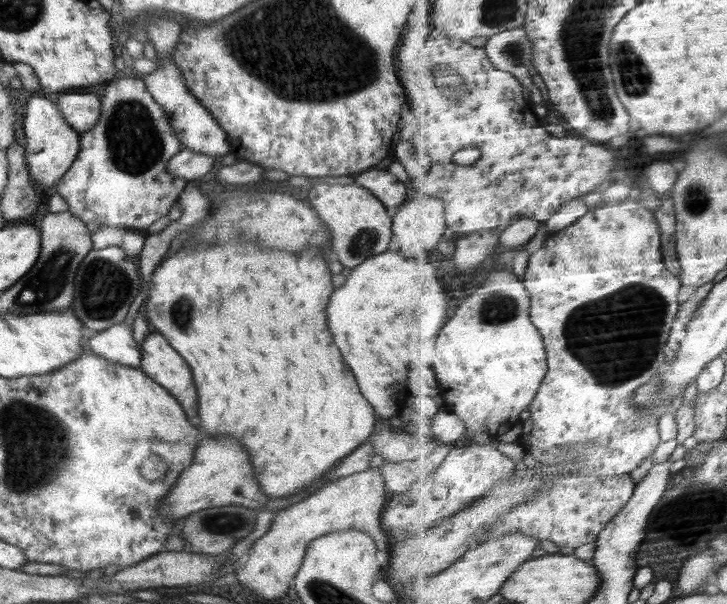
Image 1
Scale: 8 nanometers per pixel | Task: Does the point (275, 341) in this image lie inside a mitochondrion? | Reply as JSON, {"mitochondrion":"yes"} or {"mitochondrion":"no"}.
{"mitochondrion":"no"}

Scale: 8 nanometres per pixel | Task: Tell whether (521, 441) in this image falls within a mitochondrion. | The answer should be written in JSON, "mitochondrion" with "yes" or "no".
{"mitochondrion":"no"}

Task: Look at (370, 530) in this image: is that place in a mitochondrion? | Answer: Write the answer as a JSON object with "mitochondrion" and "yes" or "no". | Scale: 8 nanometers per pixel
{"mitochondrion":"no"}

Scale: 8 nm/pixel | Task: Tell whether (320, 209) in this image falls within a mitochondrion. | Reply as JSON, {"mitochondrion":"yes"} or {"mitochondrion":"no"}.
{"mitochondrion":"no"}

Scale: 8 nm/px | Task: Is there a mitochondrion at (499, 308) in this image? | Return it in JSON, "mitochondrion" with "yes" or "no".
{"mitochondrion":"yes"}

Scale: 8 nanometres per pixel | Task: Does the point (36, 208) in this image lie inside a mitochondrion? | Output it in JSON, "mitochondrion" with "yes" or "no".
{"mitochondrion":"no"}

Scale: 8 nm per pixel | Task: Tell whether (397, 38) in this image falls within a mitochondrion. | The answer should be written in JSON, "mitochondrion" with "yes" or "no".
{"mitochondrion":"no"}

